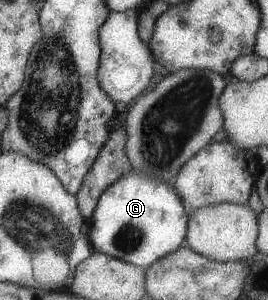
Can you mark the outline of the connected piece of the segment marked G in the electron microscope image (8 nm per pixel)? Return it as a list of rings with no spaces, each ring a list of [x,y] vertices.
[[[129,169],[110,186],[104,188],[98,198],[92,214],[88,232],[88,240],[94,253],[103,253],[129,264],[146,269],[158,258],[173,252],[184,244],[187,216],[184,212],[184,202],[180,200],[174,186],[160,182],[156,178],[144,176],[140,172]]]

